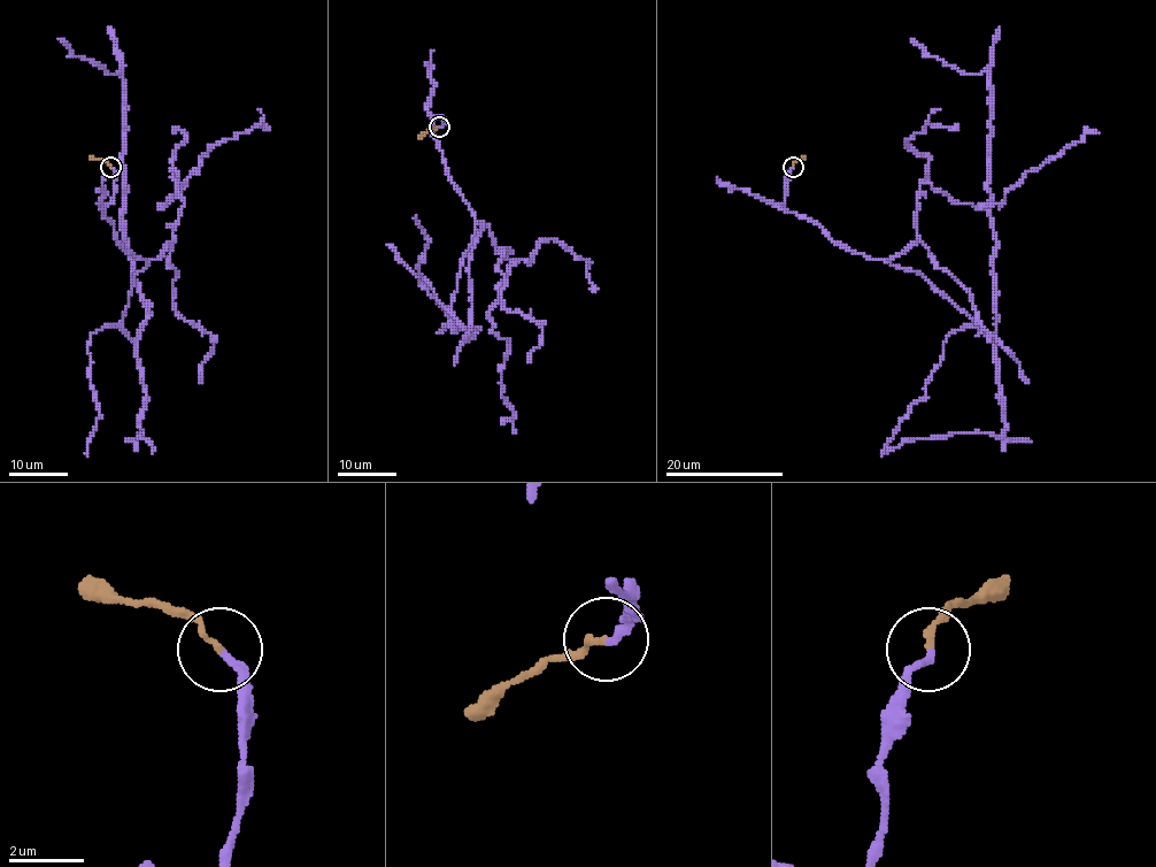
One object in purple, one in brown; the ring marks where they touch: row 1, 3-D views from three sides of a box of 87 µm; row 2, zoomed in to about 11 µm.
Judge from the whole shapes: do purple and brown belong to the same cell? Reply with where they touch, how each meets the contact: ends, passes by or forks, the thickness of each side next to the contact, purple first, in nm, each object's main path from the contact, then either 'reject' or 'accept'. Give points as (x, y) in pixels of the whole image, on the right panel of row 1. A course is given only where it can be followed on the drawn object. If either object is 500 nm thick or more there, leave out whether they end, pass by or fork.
at (793, 167); purple ends there; brown ends there; 200 nm thick on the purple side, 170 nm on the other; purple runs (792, 167), (788, 212), (872, 259), (916, 270), (995, 338), (989, 75), (952, 67), (910, 38); brown runs (792, 167), (806, 155); accept

